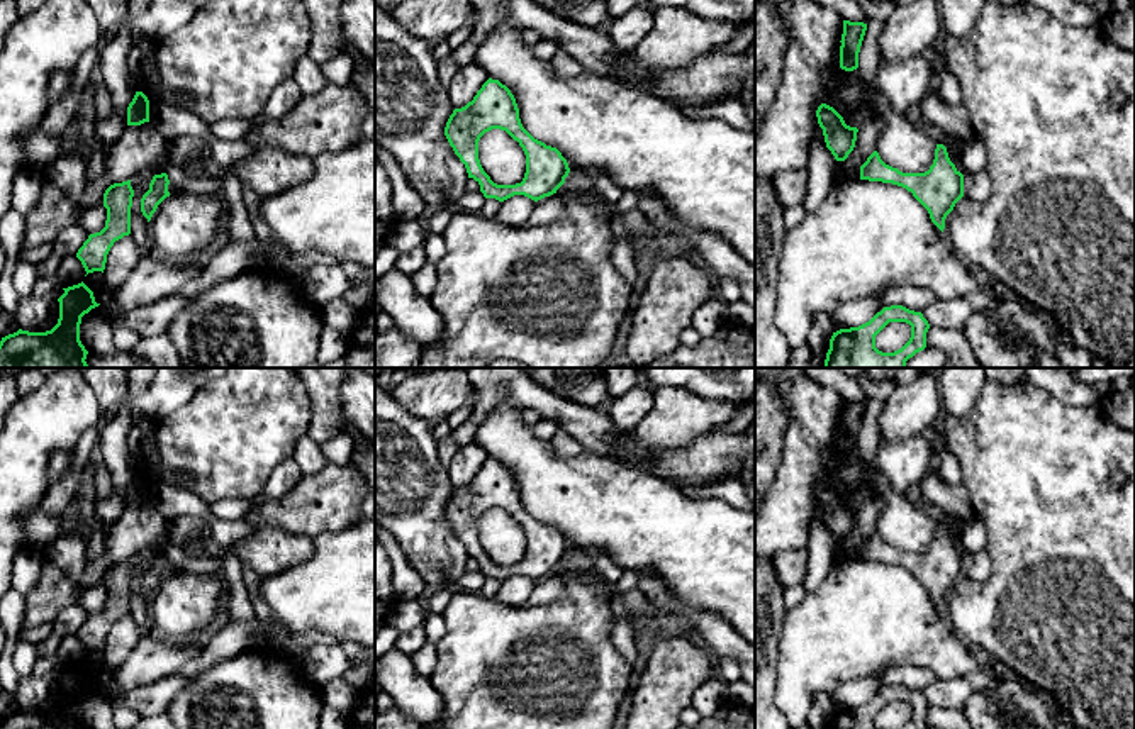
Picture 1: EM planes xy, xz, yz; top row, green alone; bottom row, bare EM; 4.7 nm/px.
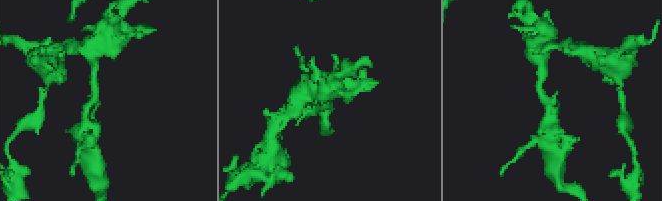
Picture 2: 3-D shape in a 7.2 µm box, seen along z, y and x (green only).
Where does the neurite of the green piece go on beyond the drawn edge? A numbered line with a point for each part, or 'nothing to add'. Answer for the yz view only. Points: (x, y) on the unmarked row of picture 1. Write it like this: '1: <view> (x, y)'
nothing to add

